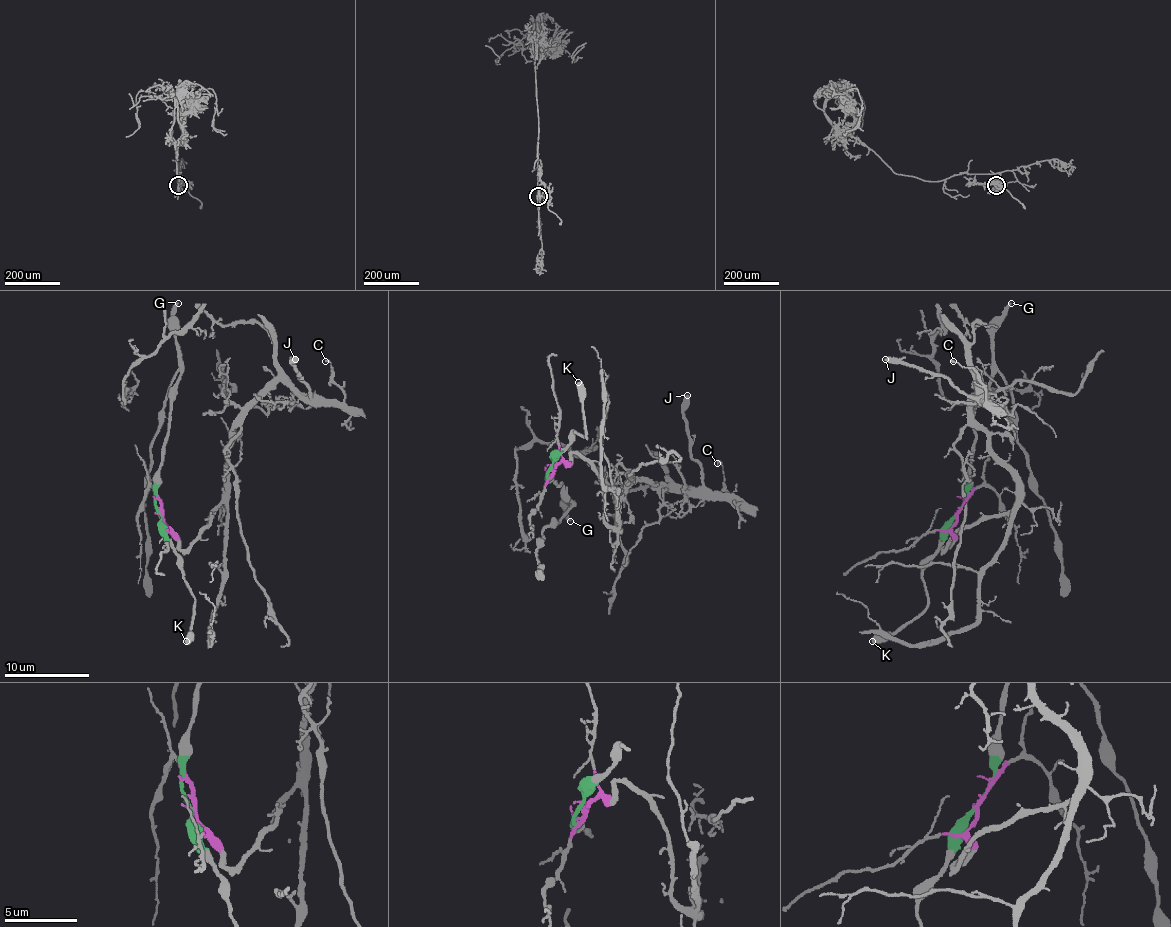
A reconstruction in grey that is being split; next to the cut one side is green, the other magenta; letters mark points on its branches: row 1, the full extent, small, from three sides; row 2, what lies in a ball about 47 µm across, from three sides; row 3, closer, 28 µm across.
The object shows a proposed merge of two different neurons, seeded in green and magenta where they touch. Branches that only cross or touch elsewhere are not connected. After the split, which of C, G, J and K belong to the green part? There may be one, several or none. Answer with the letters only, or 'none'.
G, K

